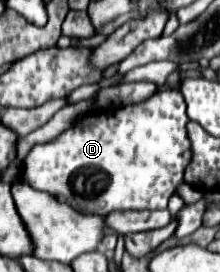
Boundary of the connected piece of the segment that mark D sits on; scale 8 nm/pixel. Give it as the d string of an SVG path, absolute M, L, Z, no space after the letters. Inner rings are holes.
M162 91L136 105L92 109L54 141L40 143L30 149L24 159L24 181L38 191L54 195L60 203L68 203L76 211L92 215L130 209L166 209L168 199L182 183L184 169L190 161L190 141L186 135L188 121L186 103L180 91Z

